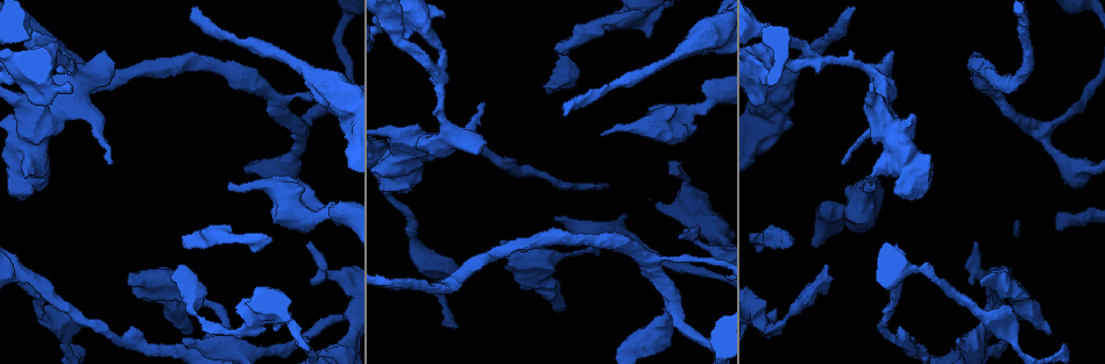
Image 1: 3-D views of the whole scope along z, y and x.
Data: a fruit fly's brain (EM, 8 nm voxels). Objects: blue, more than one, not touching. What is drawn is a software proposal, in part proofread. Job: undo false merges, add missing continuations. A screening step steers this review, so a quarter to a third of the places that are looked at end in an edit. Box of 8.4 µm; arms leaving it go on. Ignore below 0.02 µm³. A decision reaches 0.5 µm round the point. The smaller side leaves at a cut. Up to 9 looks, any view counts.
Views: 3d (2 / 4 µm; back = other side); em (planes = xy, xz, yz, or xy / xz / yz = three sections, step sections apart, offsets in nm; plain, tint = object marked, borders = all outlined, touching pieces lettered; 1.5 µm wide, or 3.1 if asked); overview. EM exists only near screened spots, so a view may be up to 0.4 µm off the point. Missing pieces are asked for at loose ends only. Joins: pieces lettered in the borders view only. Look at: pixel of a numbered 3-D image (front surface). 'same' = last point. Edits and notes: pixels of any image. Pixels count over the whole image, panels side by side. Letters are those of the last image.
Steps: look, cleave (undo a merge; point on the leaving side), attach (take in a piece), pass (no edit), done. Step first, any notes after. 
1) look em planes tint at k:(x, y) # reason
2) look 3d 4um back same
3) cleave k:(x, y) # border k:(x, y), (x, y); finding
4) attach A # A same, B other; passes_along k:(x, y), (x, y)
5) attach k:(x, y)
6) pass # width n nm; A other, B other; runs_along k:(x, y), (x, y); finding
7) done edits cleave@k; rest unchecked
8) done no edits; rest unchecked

look em planes borders at 1:(816, 59) # arms part here

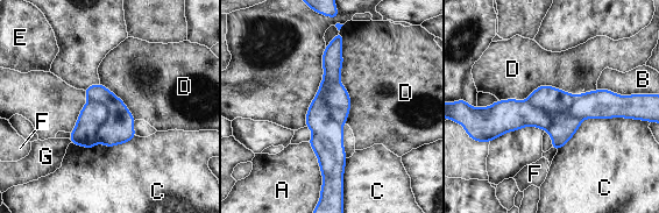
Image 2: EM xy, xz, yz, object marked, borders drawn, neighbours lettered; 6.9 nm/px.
cleave 2:(118, 128) # A other, B other, C other, D other, E other, F other, G other; border 2:(89, 100), (107, 112), (97, 142); a second cell is stuck on

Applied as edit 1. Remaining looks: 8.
look em yz step 8 tint at 1:(395, 163) # thick turns thin

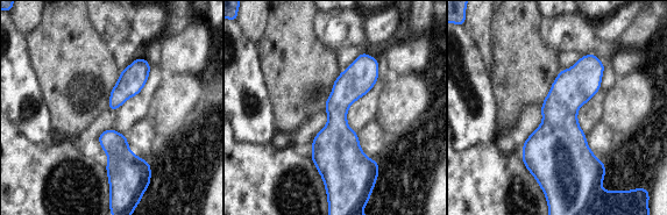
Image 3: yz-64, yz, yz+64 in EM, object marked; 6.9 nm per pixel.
look em yz step 8 borders same # see the neighbours

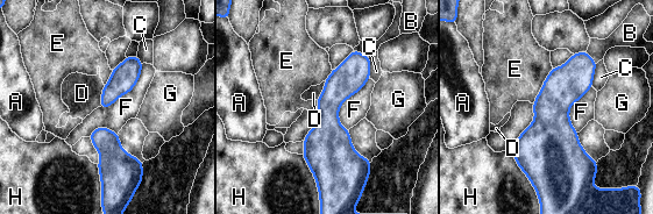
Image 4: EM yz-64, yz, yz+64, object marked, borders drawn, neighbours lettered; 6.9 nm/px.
pass # A other, B other, C other, D other, E other, F other, G other, H other; border 4:(369, 77), (339, 108), (347, 130); continuous, no second cell

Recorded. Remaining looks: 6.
look em planes borders at 1:(829, 266) # an open end

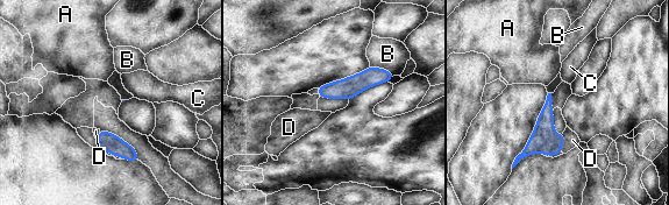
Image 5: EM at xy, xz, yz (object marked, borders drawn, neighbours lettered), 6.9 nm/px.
attach 5:(573, 140) # longest_contact B 200 nm; A other, B other, C other, D same; the cell continues

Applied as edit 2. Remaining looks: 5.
look em xy step 4 borders at 1:(956, 344) # branch stops here

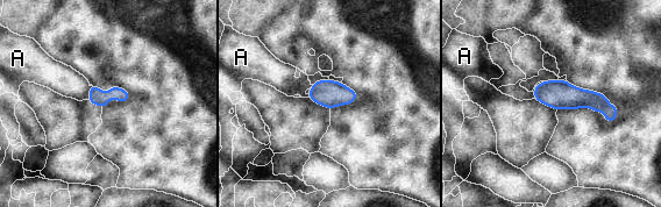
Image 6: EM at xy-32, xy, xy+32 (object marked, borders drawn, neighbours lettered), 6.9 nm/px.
attach 6:(63, 79) # A same; passes_along 6:(97, 97), (90, 93), (63, 79); the cell continues

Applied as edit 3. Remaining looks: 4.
done edits cleave@2, attach@5, attach@6; rest unchecked

